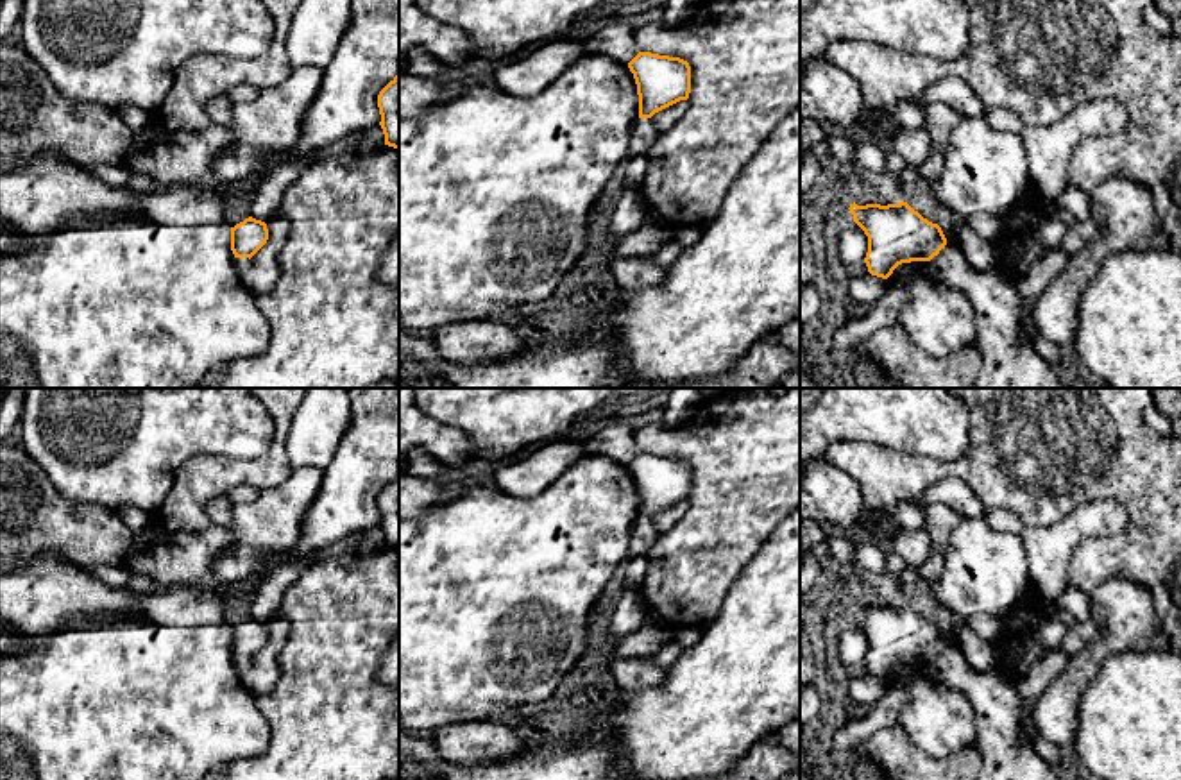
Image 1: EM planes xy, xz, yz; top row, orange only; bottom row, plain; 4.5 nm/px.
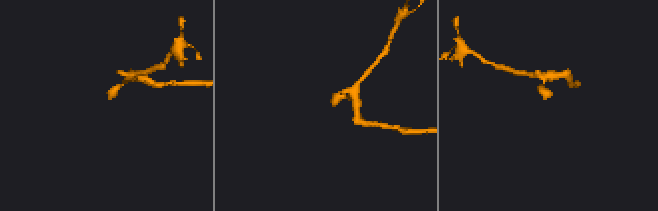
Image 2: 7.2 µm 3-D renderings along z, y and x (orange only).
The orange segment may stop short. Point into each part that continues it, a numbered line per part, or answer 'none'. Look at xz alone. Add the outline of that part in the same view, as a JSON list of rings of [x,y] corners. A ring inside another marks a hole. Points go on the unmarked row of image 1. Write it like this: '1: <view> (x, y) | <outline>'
1: xz (645, 535) | [[[637,519],[632,530],[626,558],[642,556],[658,538],[651,519]]]

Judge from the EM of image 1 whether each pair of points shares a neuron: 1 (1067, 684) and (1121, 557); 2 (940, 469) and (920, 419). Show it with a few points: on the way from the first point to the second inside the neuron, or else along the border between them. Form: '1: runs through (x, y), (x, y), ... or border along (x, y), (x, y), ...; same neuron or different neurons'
1: border along (1149, 589), (1130, 580), (1106, 578), (1088, 593); different neurons
2: border along (968, 433), (968, 444), (952, 460), (895, 449); different neurons

